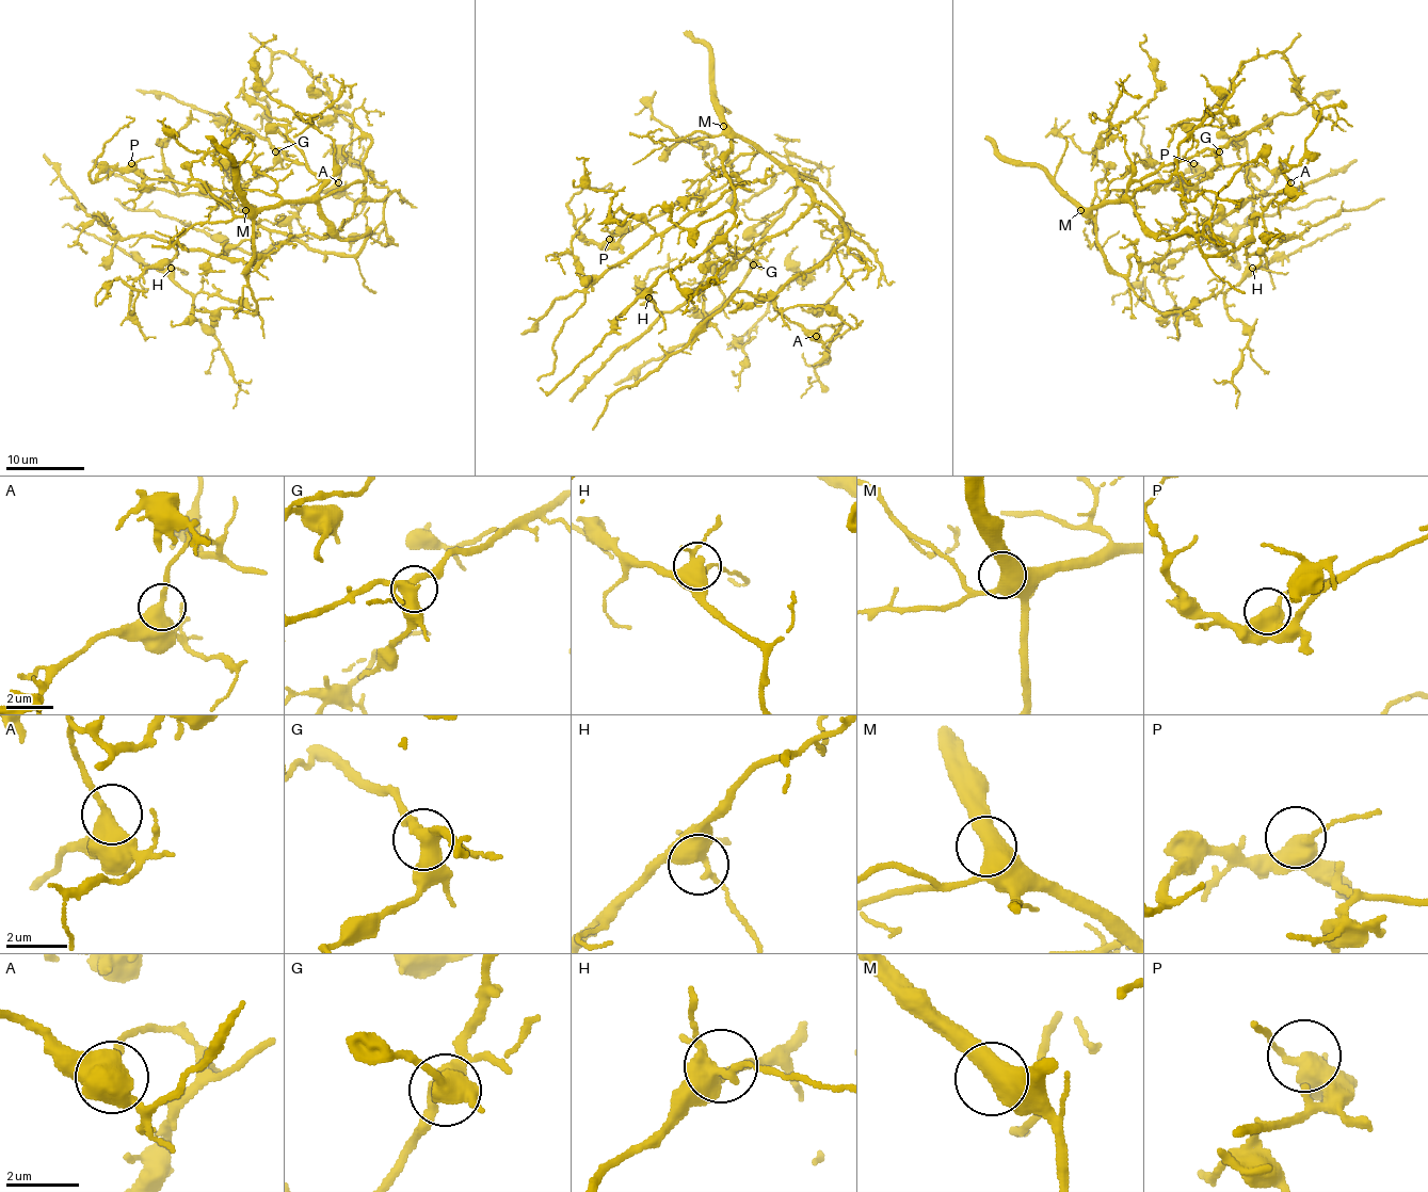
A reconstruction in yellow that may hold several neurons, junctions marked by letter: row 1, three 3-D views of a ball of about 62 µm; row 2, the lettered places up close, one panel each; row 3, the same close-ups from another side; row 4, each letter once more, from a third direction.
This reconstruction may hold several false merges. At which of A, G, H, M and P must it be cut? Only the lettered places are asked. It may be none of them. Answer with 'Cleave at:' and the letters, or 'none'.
Cleave at: none

